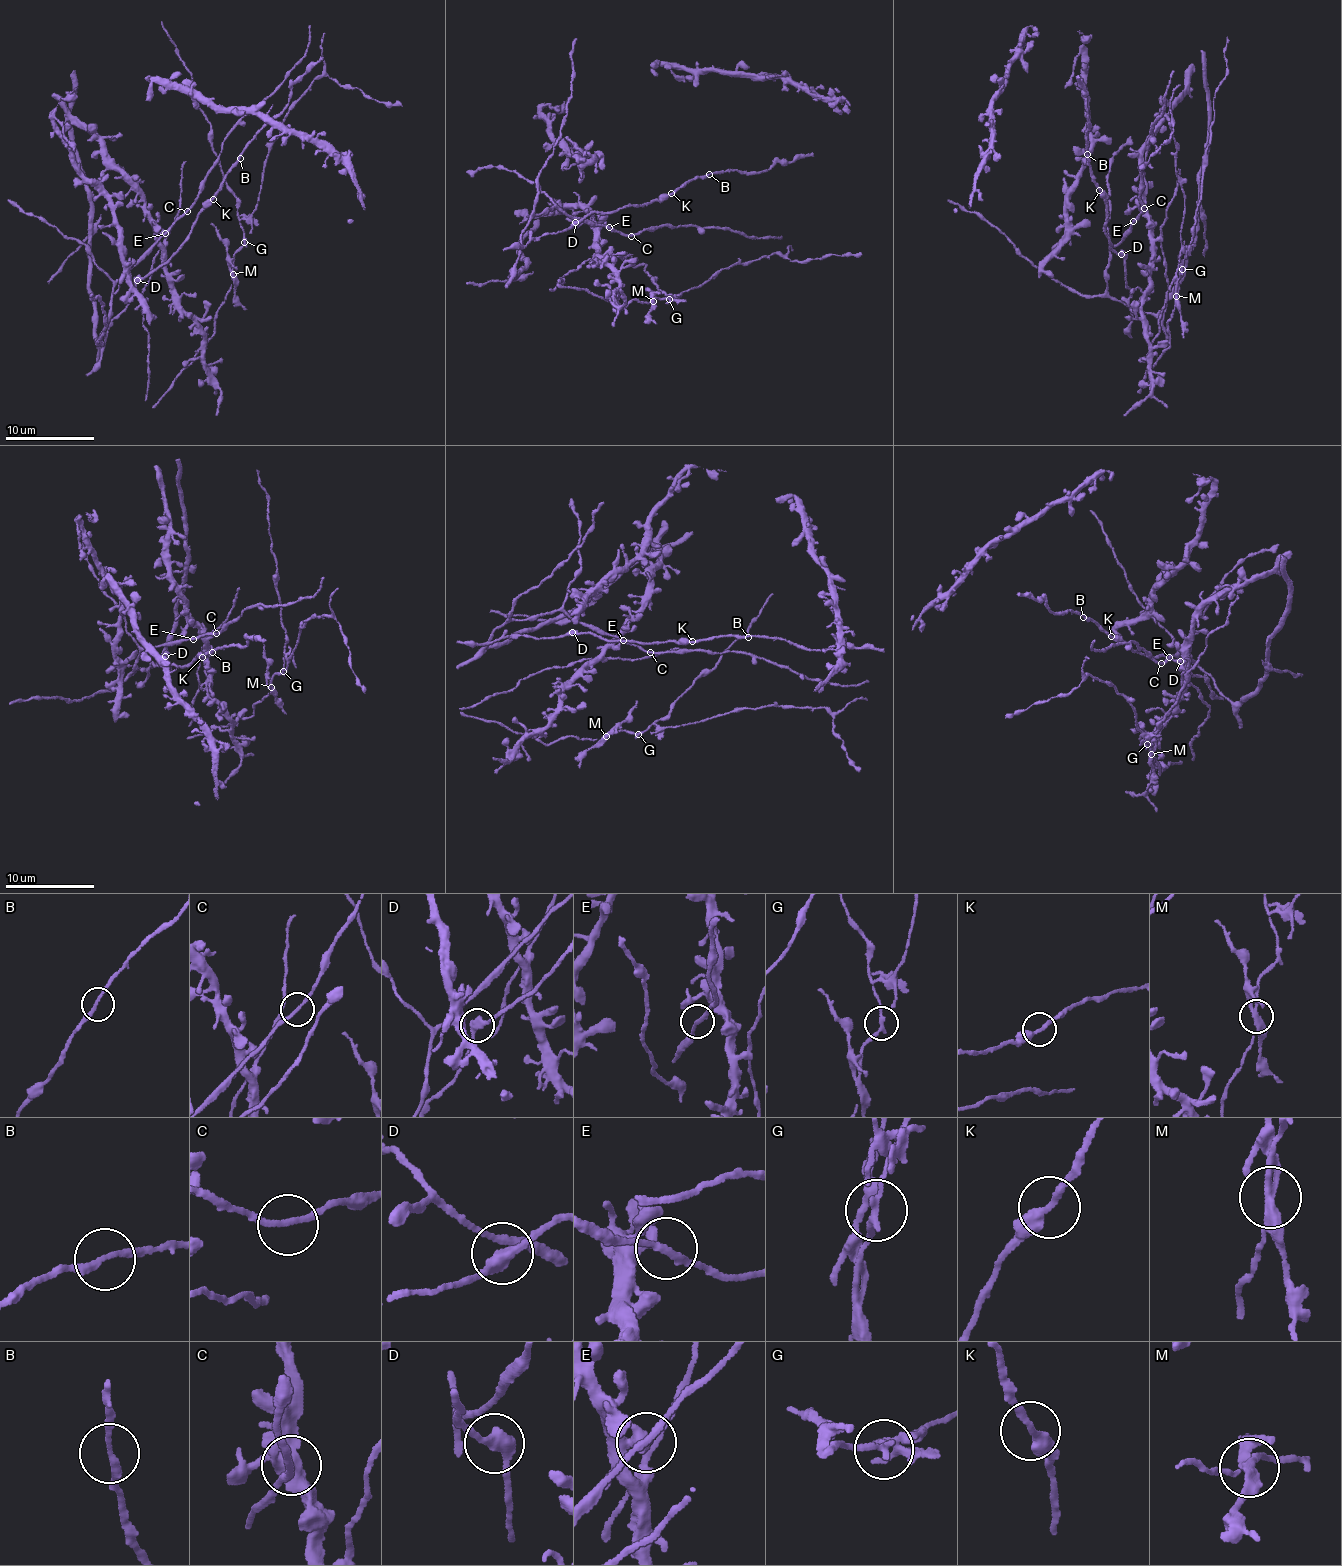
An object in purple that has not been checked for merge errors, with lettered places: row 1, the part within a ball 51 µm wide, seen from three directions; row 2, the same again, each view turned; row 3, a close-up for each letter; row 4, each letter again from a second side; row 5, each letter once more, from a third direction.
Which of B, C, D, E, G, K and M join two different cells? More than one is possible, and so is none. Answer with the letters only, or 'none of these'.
G, M

